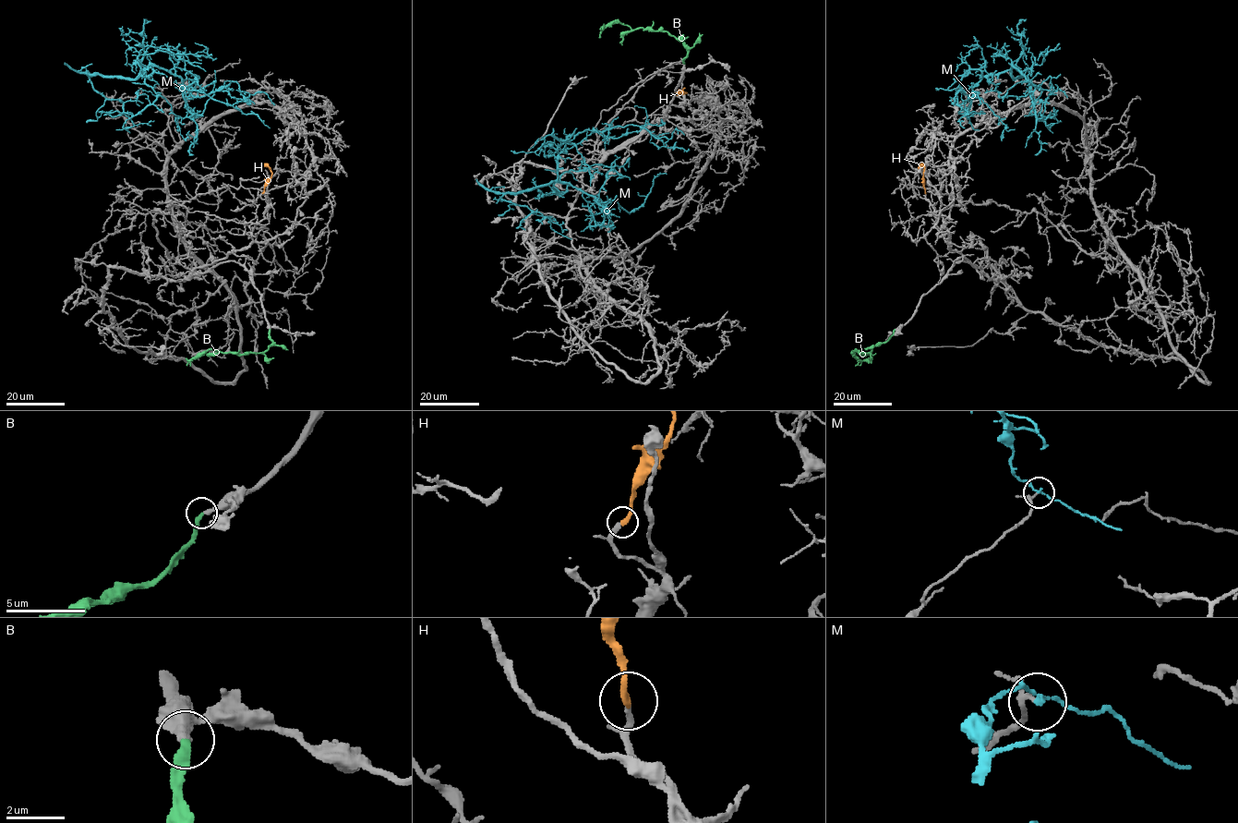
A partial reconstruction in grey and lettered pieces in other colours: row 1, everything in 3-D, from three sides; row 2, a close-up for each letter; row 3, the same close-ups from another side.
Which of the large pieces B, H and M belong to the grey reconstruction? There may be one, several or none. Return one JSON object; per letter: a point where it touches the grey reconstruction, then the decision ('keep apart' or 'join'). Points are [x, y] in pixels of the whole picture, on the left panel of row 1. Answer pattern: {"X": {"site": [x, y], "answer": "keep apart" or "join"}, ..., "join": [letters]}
{"B": {"site": [270, 329], "answer": "join"}, "H": {"site": [262, 193], "answer": "join"}, "M": {"site": [143, 90], "answer": "keep apart"}, "join": ["B", "H"]}

